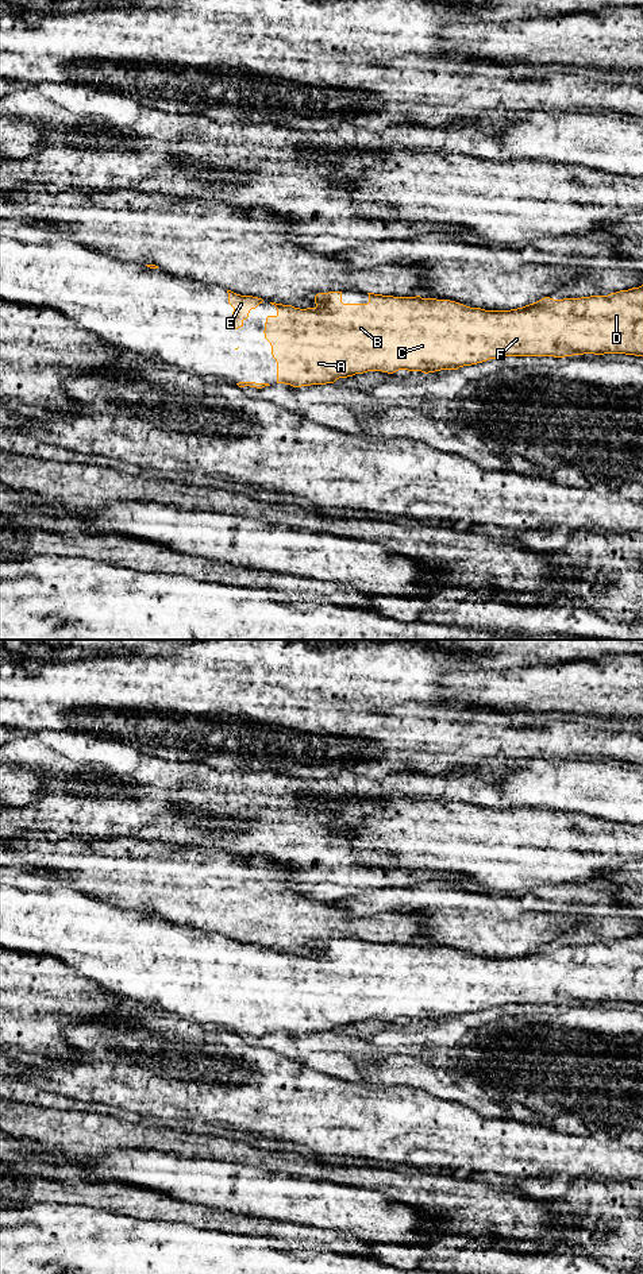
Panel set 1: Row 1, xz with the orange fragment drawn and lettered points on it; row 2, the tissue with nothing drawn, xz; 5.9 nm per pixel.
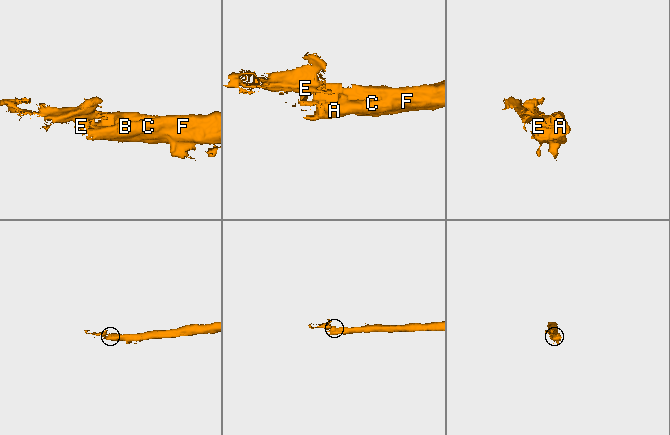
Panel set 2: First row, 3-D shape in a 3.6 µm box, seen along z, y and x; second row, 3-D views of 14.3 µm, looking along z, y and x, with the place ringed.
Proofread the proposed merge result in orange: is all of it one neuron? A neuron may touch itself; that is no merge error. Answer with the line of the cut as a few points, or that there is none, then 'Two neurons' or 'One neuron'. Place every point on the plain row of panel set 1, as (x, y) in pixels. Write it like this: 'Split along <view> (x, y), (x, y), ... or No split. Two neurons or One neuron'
No split. One neuron

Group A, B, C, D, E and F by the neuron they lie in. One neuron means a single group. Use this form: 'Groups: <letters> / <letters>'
Groups: A B C D E F

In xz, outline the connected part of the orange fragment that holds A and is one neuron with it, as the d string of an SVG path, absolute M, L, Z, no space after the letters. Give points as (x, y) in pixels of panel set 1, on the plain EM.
M643 933L608 943L563 947L544 945L511 958L485 958L450 947L421 946L420 943L367 942L367 951L343 951L342 939L319 941L315 943L316 954L307 957L270 950L277 956L277 962L266 965L263 981L277 1009L277 1031L293 1035L326 1032L367 1019L393 1022L398 1018L408 1018L428 1022L458 1018L505 1004L565 1005L584 1001L643 1004Z

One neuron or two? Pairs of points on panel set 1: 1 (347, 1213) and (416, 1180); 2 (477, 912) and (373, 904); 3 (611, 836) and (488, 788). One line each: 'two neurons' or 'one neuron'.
1: two neurons
2: one neuron
3: one neuron

